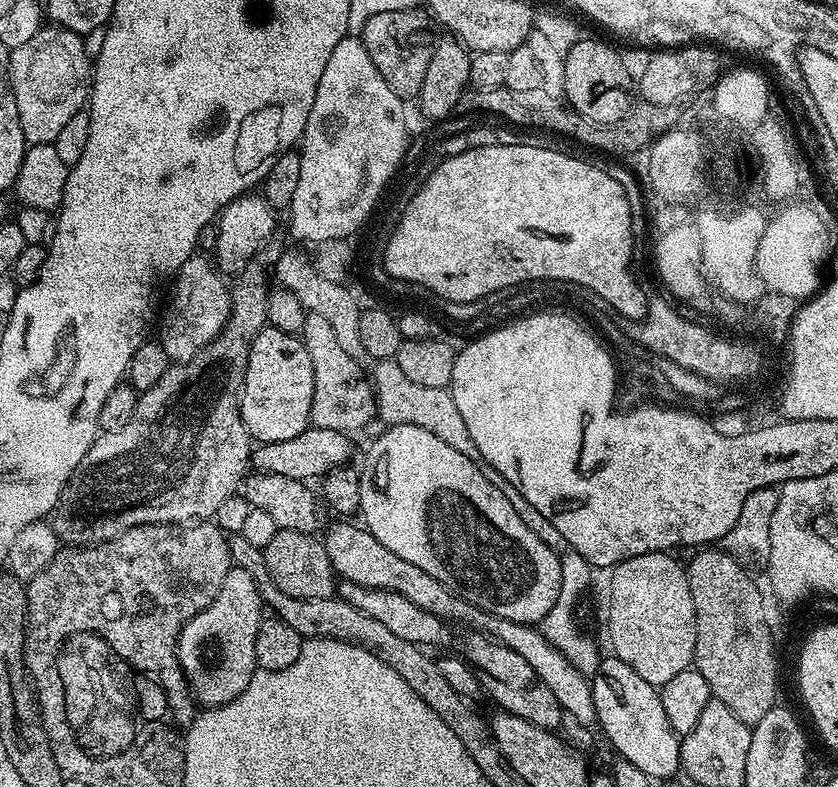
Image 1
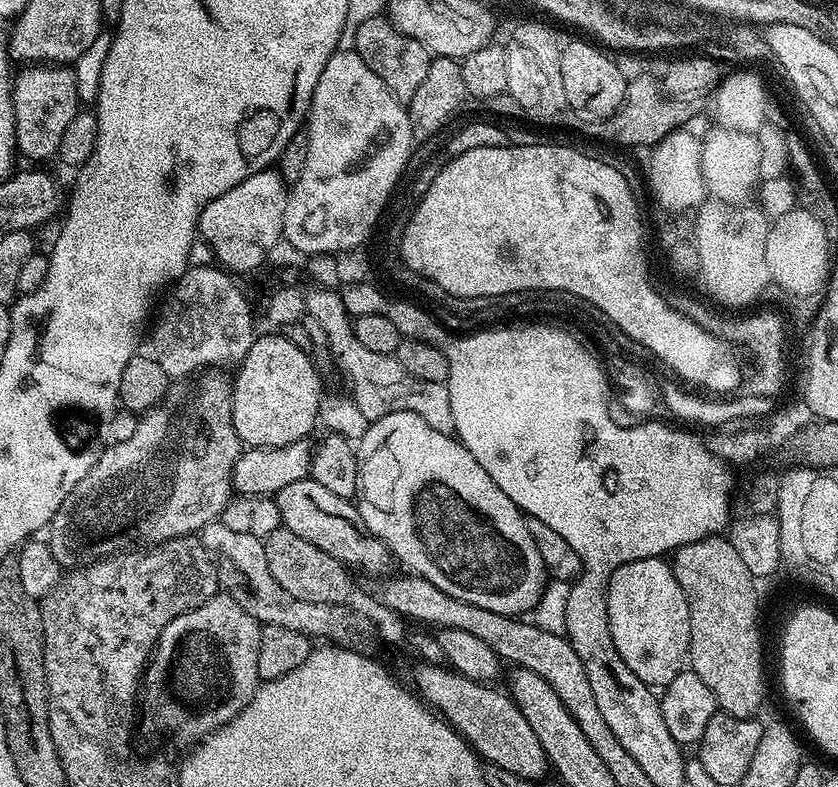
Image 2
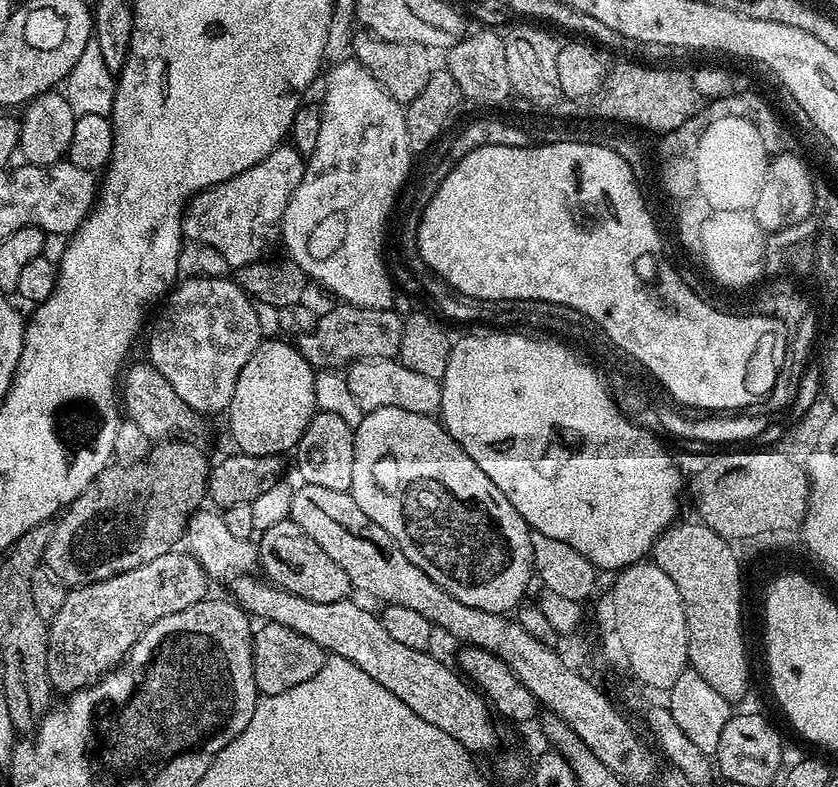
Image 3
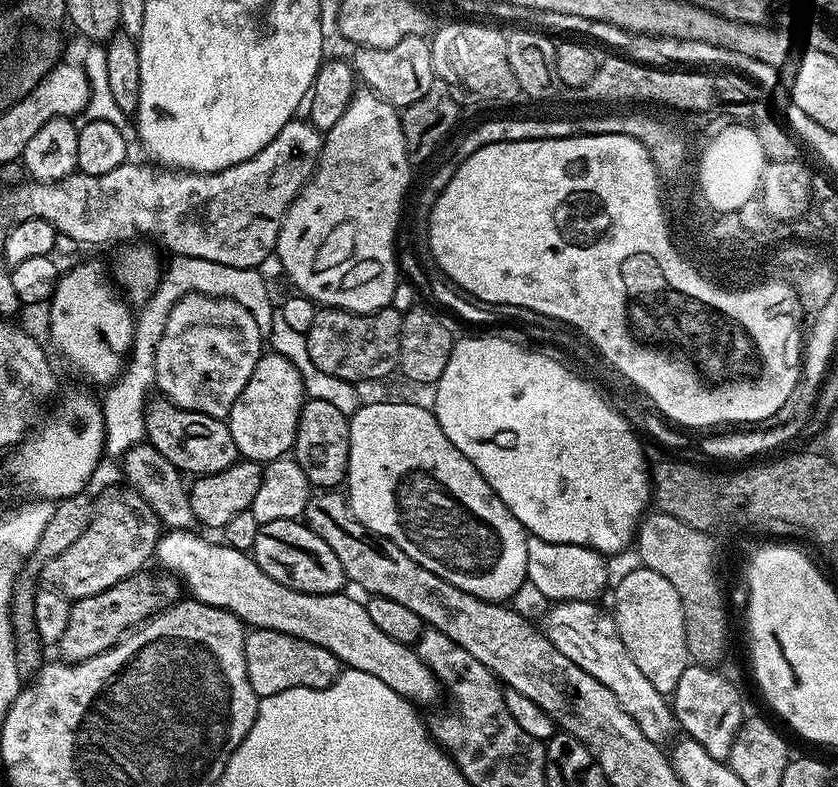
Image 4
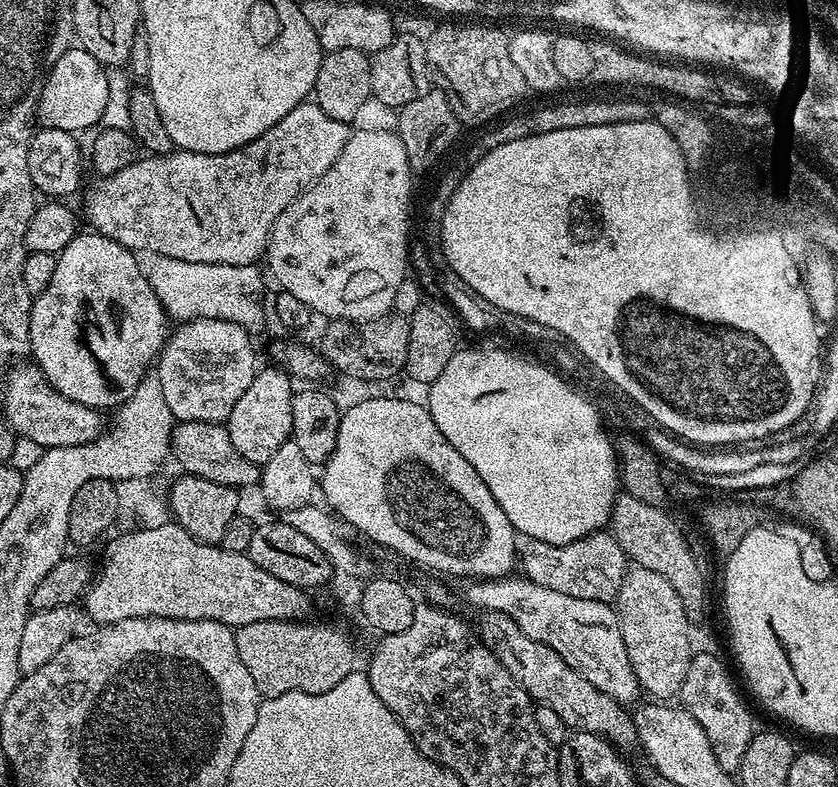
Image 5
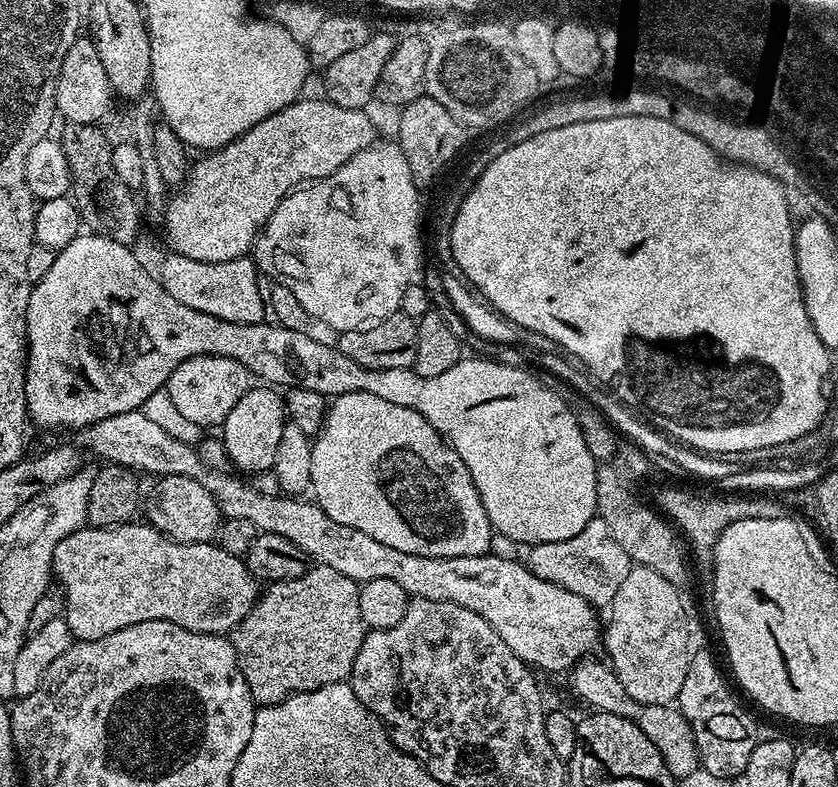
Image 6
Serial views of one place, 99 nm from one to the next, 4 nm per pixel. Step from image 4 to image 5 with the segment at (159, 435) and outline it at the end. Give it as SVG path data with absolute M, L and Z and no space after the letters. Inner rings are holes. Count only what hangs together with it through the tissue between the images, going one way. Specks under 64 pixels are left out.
M186 421L177 423L172 429L172 452L174 460L182 466L181 471L189 476L204 478L218 485L230 485L238 490L257 487L260 469L257 464L238 454L223 423L208 421Z

